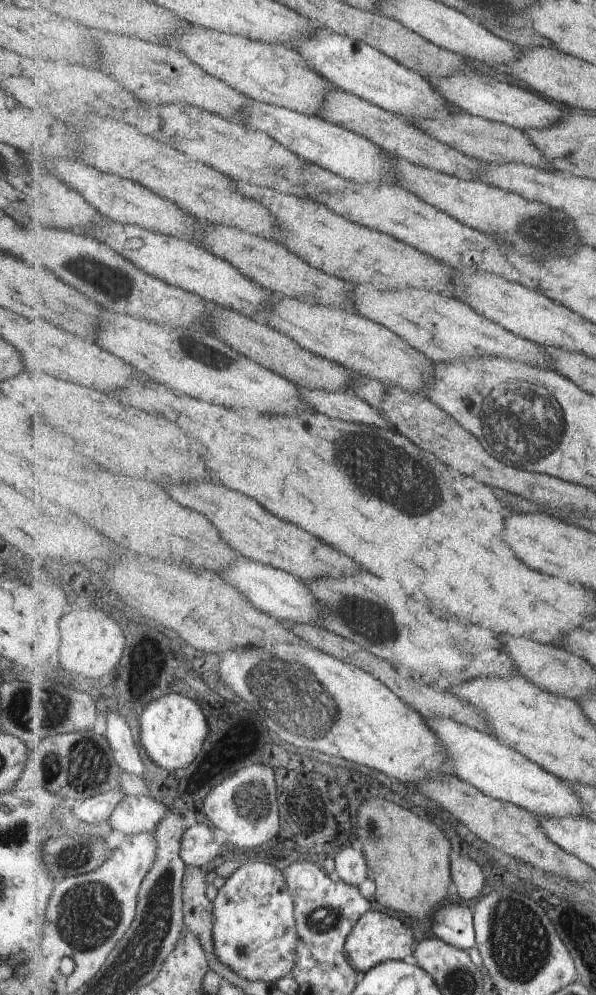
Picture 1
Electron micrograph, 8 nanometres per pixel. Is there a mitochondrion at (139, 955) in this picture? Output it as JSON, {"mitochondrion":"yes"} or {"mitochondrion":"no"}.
{"mitochondrion":"yes"}

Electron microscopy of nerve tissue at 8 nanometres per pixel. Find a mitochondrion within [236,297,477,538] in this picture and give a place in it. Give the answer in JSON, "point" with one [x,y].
{"point":[376,462]}

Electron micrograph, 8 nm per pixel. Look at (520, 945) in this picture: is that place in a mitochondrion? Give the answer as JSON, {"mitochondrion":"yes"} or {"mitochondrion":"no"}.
{"mitochondrion":"yes"}

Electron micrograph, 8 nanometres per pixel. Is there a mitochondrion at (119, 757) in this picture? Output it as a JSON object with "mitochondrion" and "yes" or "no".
{"mitochondrion":"no"}

